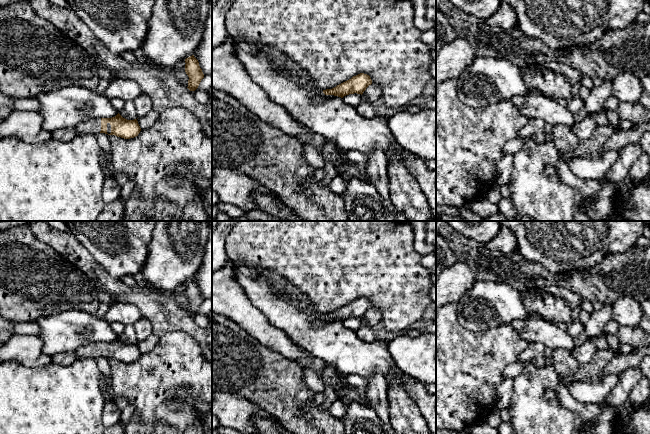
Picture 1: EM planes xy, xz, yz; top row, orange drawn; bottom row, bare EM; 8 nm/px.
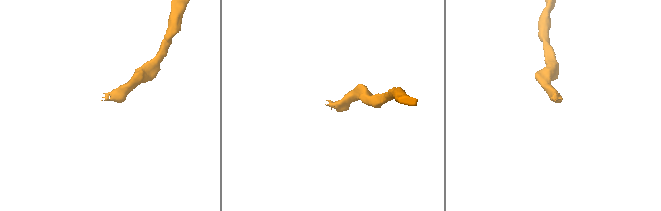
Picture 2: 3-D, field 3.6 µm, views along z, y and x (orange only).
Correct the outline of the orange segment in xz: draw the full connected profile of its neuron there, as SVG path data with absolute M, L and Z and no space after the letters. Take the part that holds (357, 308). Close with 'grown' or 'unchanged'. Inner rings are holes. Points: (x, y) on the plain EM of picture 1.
M360 297L332 313L323 314L323 317L318 319L315 324L317 326L321 326L326 322L327 319L334 319L341 322L354 317L362 319L366 312L371 308L372 304L370 300Z; grown

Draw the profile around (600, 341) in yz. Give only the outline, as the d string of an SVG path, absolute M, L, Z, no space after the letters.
M602 333L594 337L593 343L597 346L599 350L611 349L607 342L607 335Z

